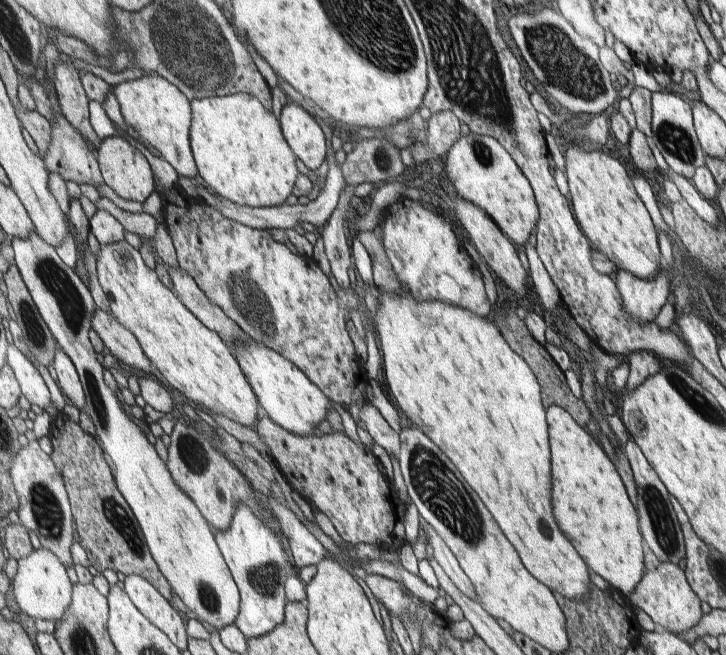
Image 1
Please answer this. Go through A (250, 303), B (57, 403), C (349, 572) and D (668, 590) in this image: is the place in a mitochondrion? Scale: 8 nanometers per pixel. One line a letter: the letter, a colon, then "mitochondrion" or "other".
A: mitochondrion
B: other
C: other
D: other

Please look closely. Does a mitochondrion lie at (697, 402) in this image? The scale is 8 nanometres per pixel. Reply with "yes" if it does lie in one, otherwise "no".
yes

